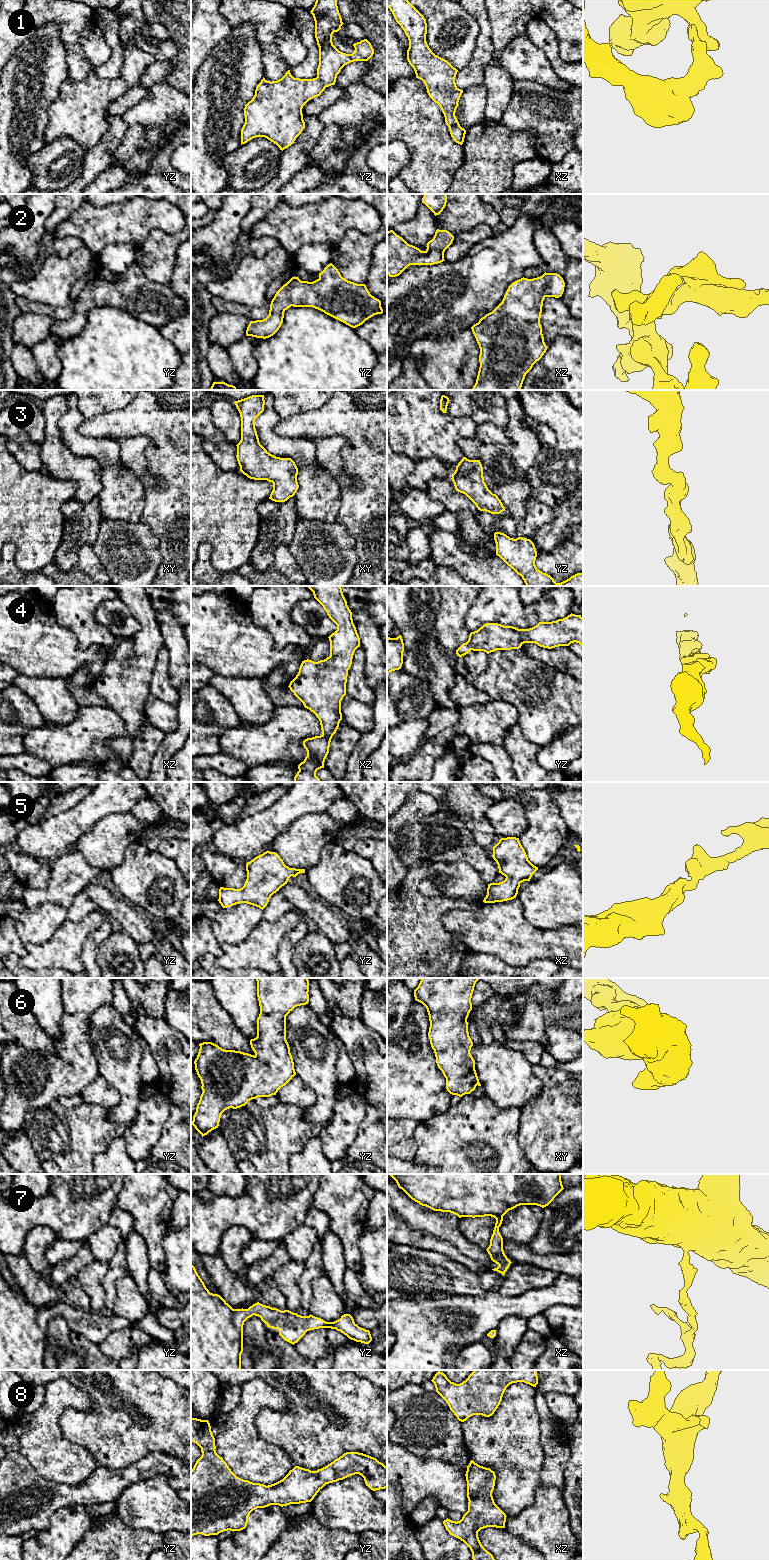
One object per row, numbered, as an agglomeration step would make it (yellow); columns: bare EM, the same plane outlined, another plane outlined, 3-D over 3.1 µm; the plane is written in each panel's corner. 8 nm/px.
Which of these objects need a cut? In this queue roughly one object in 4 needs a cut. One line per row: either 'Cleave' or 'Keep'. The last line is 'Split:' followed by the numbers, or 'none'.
1: Cleave
2: Keep
3: Keep
4: Keep
5: Keep
6: Keep
7: Keep
8: Keep
Split: 1

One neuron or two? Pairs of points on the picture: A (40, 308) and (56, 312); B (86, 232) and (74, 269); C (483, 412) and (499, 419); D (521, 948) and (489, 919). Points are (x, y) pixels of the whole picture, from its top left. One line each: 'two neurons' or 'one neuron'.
A: one neuron
B: two neurons
C: one neuron
D: one neuron

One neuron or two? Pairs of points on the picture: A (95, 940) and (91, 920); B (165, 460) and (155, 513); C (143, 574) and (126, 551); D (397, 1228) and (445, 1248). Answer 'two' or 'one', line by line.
A: two
B: one
C: one
D: one

